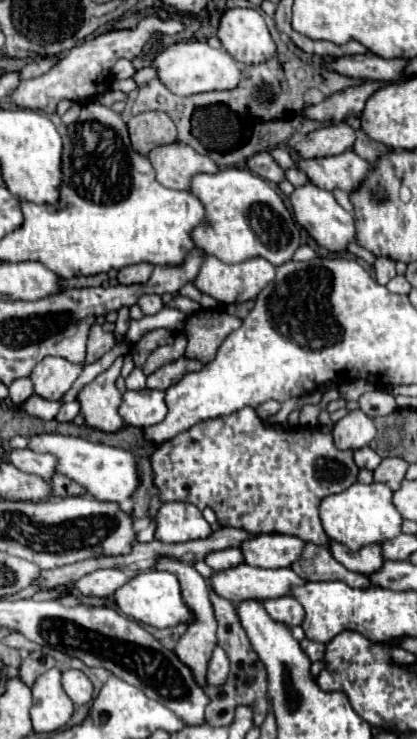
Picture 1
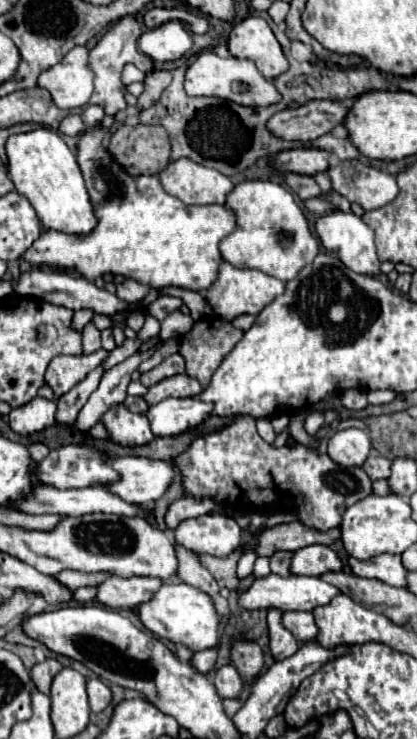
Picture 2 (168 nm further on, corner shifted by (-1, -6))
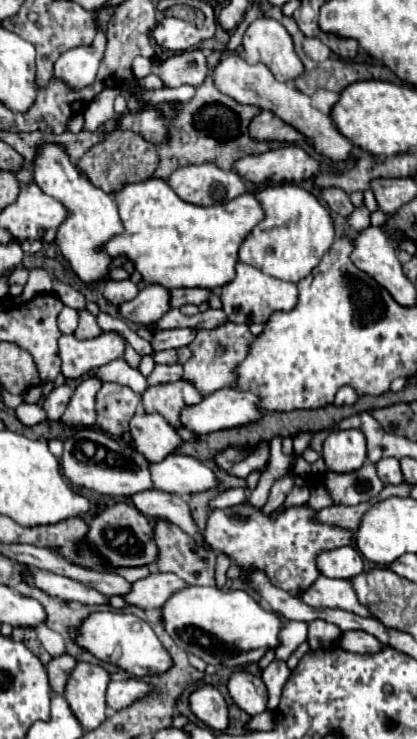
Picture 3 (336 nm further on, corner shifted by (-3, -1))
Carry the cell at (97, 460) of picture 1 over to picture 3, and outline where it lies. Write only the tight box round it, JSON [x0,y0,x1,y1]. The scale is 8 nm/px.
[149,454,217,494]

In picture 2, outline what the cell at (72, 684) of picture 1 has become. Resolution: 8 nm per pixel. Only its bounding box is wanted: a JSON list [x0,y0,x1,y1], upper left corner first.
[87,679,113,713]

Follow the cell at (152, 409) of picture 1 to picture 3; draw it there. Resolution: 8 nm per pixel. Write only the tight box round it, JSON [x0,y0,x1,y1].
[179,388,261,434]

